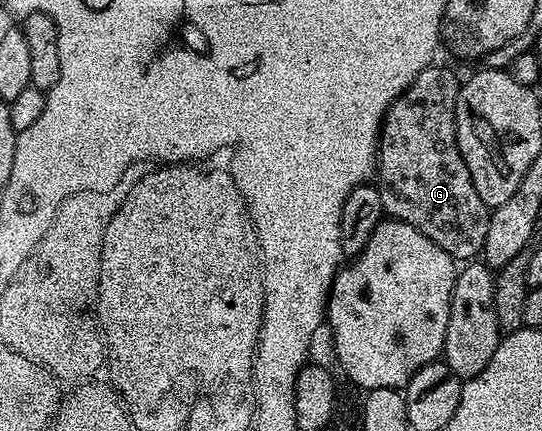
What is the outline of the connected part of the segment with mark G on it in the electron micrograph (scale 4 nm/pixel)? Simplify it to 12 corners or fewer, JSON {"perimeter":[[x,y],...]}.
{"perimeter":[[432,63],[388,107],[388,218],[467,263],[491,218],[457,147],[460,78]]}

